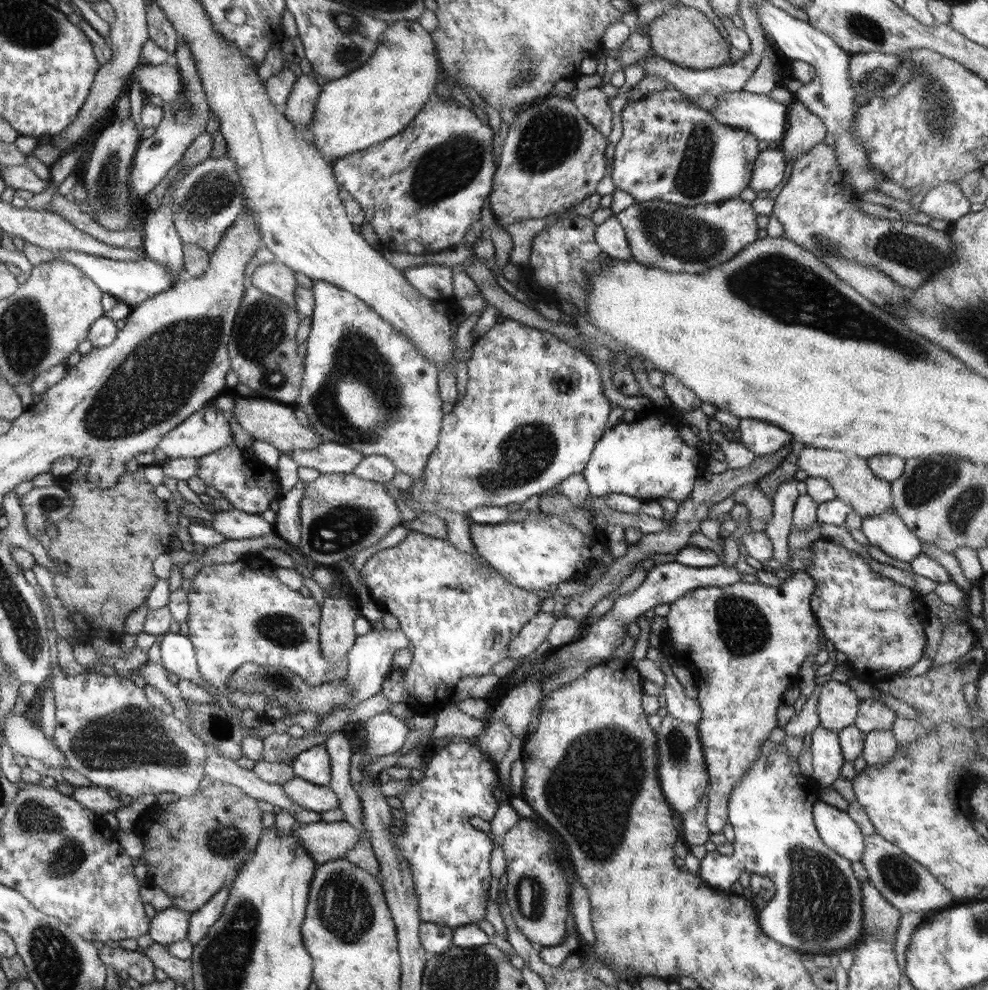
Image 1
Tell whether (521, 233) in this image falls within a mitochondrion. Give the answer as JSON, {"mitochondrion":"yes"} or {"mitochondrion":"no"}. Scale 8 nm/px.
{"mitochondrion":"no"}

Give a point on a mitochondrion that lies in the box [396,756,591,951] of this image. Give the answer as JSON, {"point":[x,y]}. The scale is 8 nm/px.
{"point":[530,894]}

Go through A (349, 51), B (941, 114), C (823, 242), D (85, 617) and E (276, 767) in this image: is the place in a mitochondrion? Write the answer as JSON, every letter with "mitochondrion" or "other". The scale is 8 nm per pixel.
{"A":"mitochondrion","B":"mitochondrion","C":"mitochondrion","D":"other","E":"other"}

